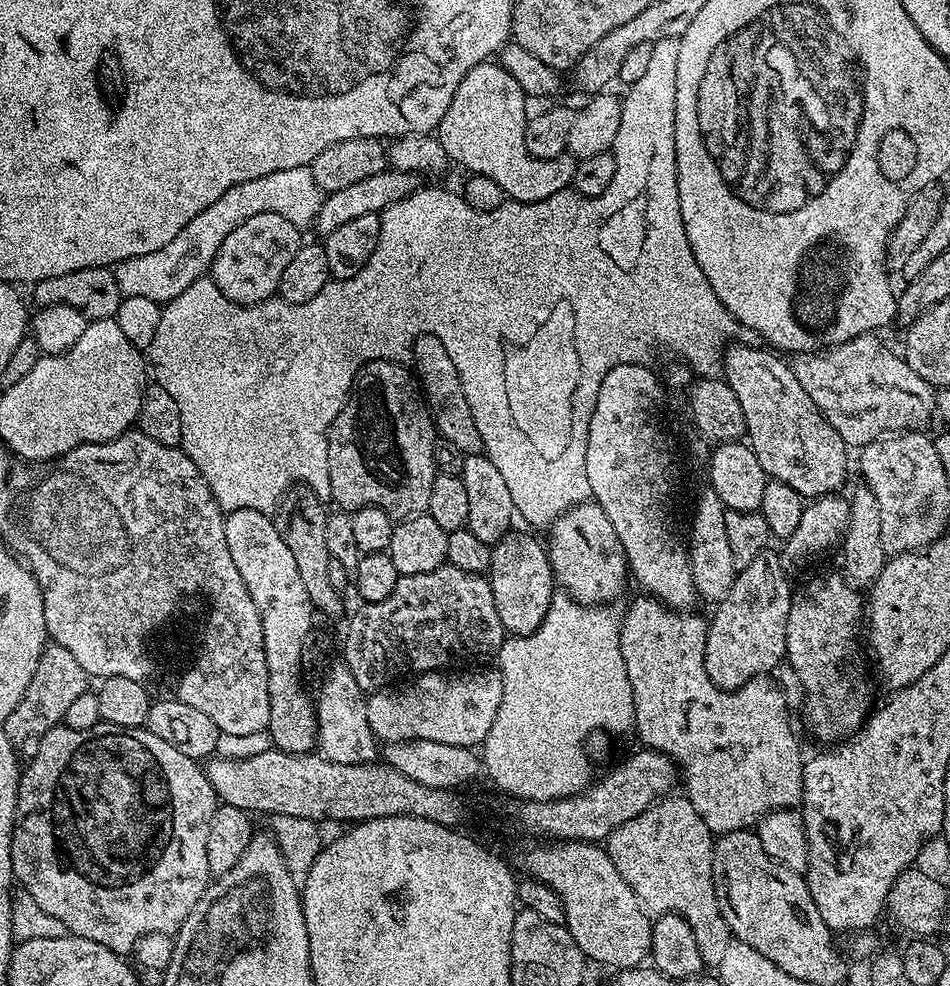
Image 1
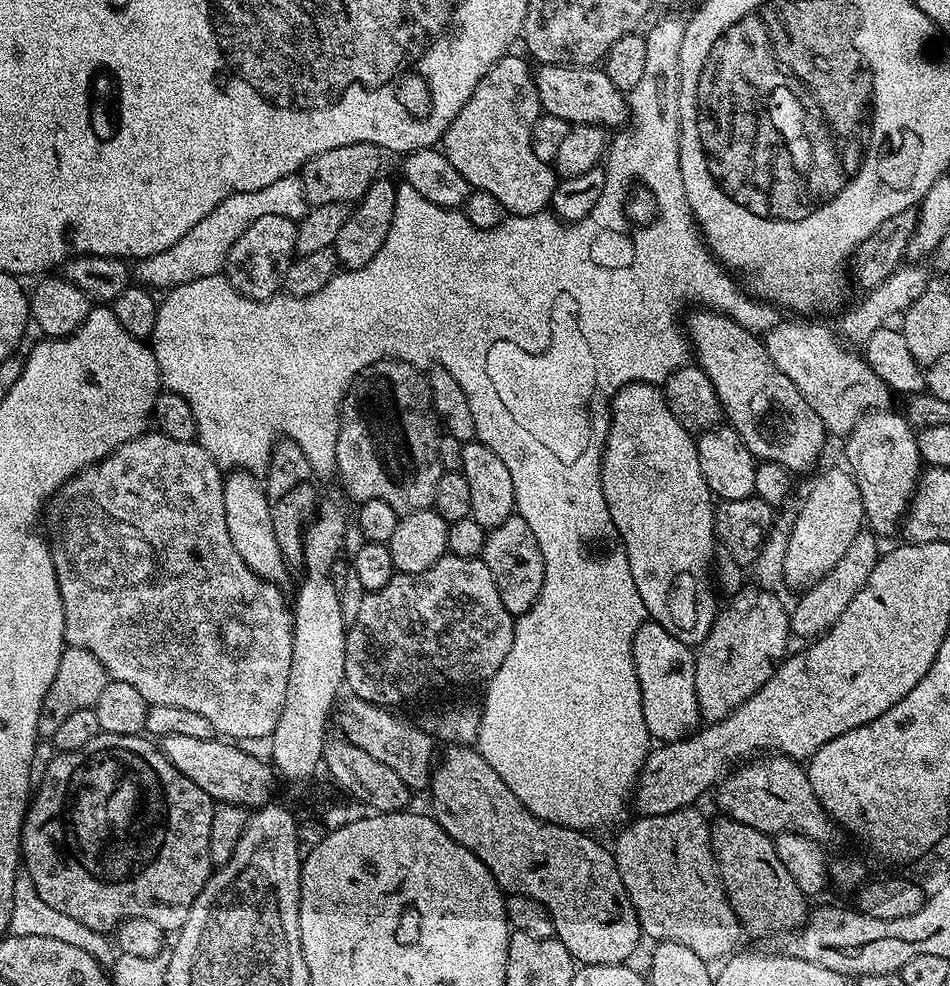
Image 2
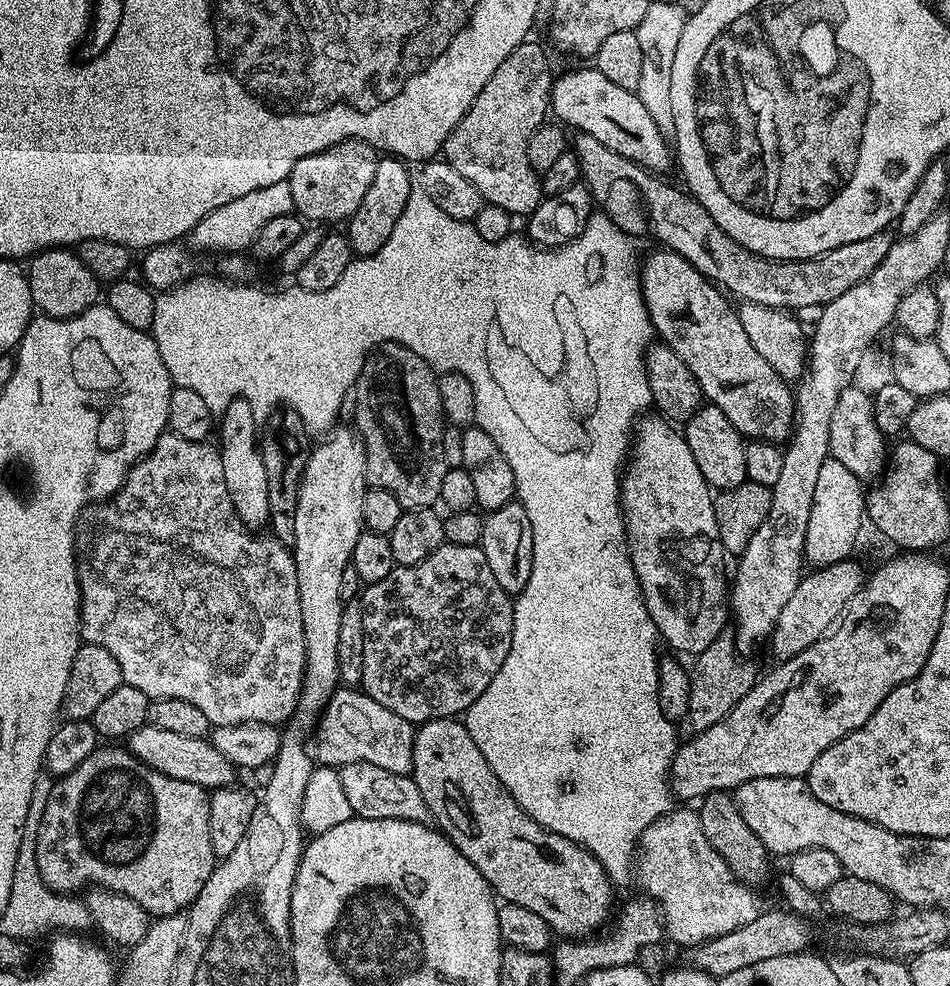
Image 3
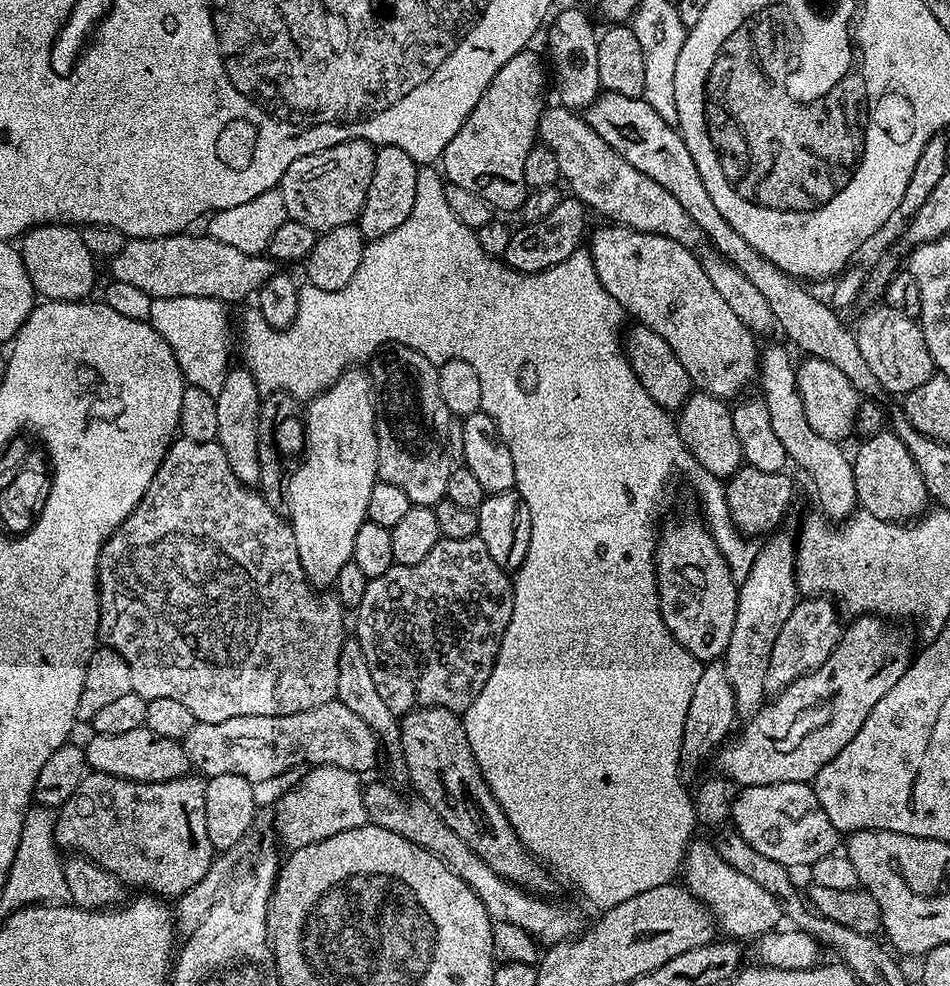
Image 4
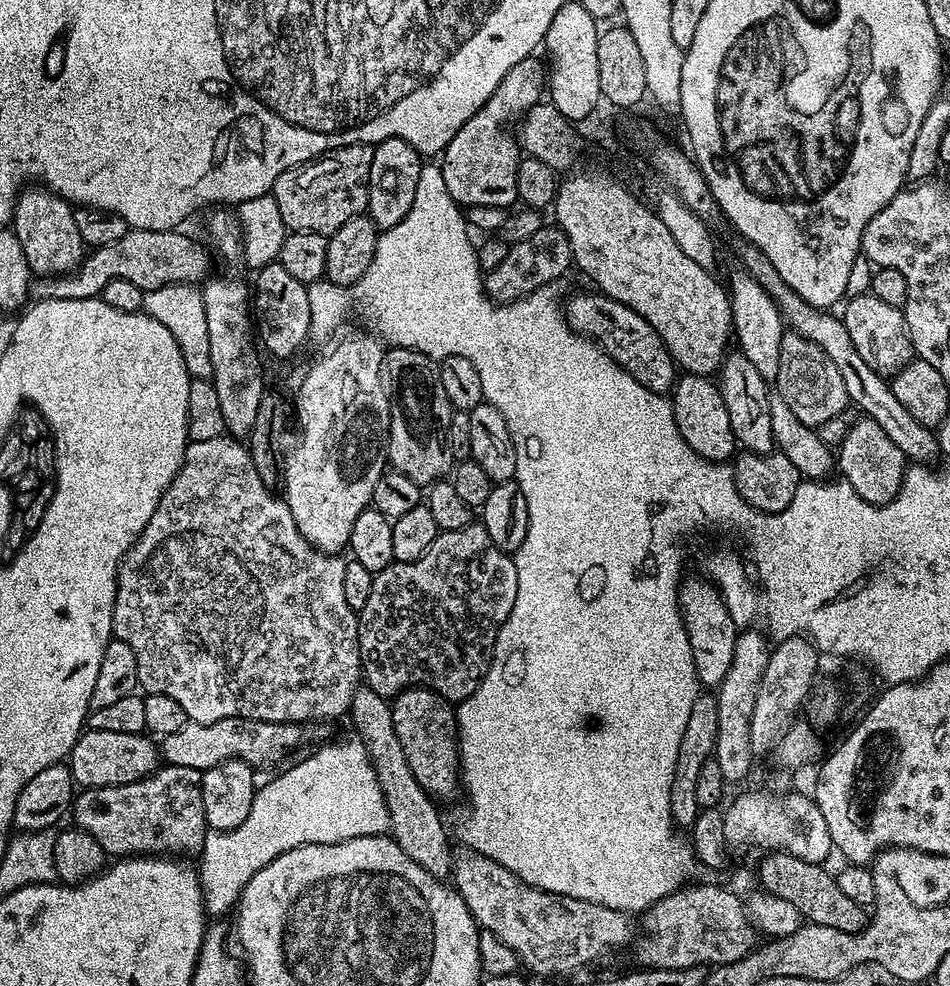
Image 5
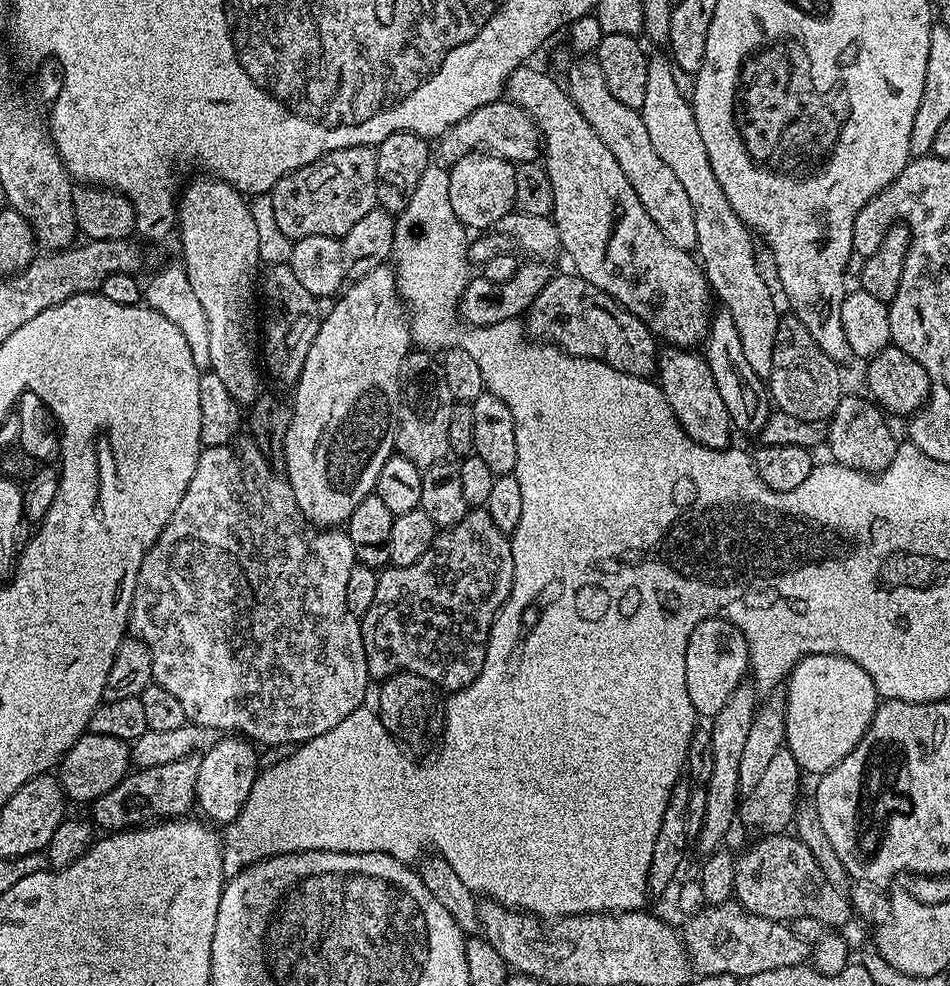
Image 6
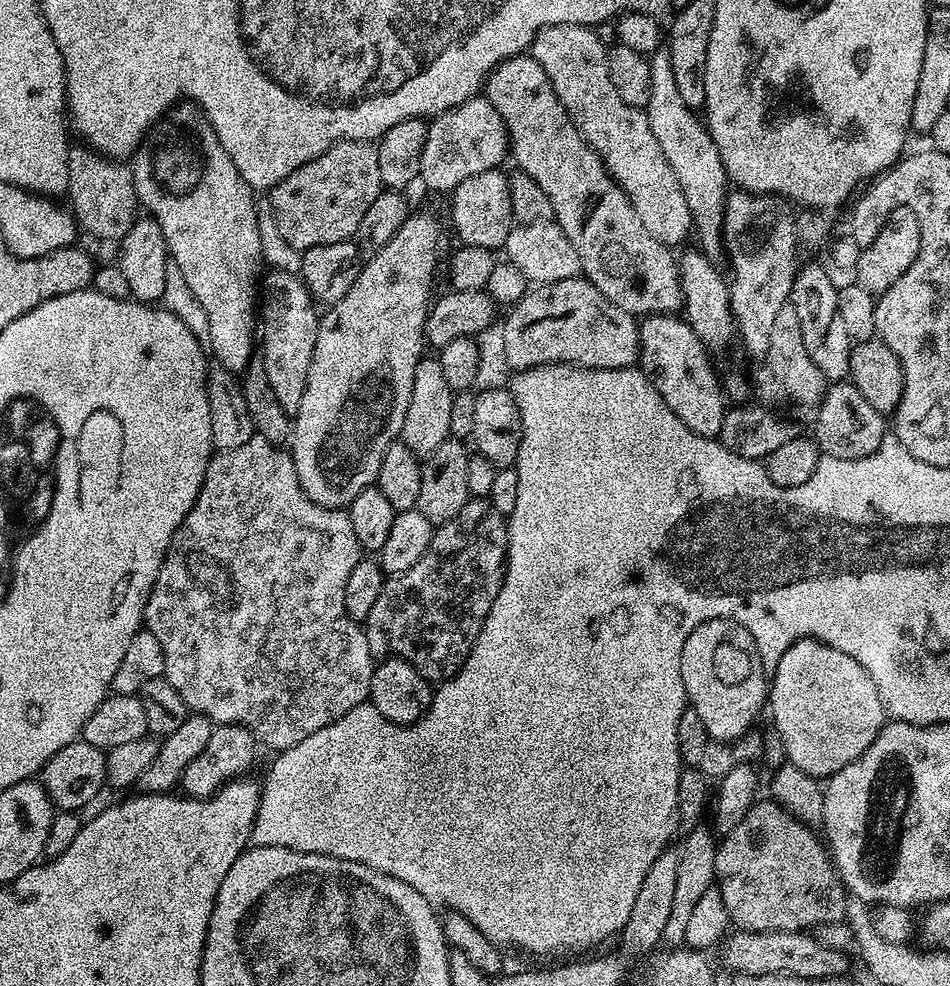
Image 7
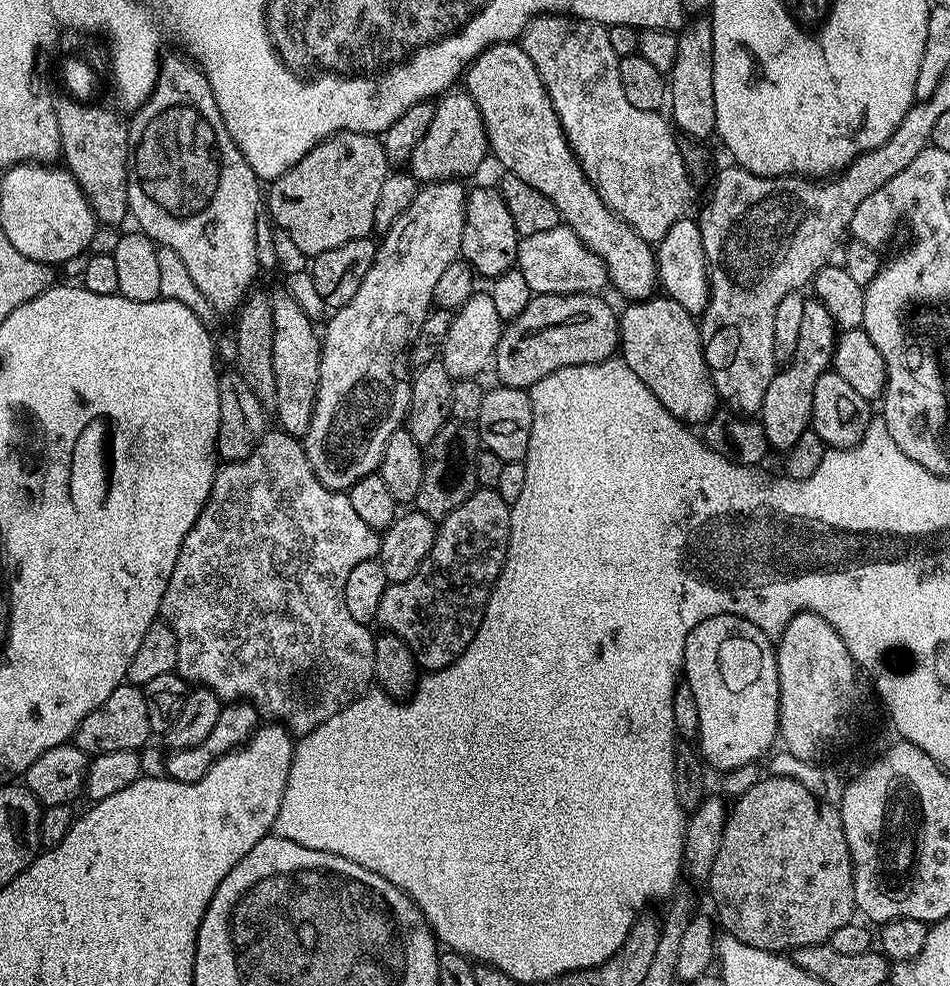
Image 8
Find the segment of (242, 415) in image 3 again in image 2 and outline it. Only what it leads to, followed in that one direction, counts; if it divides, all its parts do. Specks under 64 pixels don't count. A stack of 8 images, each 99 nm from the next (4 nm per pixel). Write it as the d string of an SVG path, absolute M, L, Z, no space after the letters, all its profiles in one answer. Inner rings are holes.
M232 470L224 476L224 505L226 506L226 530L230 530L230 542L234 542L234 550L242 554L242 562L254 570L264 580L281 582L290 574L290 568L285 563L282 551L274 538L274 527L271 526L271 506L269 498L262 487L261 481L253 473L243 470Z

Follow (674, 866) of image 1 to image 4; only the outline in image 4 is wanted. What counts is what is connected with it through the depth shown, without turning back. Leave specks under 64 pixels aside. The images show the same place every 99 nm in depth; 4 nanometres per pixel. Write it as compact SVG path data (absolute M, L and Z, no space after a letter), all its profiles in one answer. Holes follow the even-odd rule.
M712 842L706 844L689 843L688 850L684 854L682 865L682 880L692 895L708 907L717 925L724 928L729 937L752 936L759 938L773 931L776 924L782 920L779 902L771 896L770 892L753 879L748 878L734 866L724 861Z

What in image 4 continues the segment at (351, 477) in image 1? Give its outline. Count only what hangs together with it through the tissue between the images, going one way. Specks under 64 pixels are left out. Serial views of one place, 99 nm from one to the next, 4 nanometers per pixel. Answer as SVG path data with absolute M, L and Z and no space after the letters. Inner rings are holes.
M393 343L384 346L371 357L372 398L376 401L376 438L378 440L377 477L392 486L398 486L410 498L412 505L421 504L427 508L435 506L446 497L446 482L454 467L453 457L446 446L446 430L454 417L442 399L440 369L418 350L410 350L405 344Z

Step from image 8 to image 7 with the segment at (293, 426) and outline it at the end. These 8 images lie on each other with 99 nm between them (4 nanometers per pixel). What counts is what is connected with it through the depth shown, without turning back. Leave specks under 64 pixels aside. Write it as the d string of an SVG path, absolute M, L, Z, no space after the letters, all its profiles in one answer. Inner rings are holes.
M268 270L263 273L262 287L258 292L258 320L262 325L262 359L266 374L269 376L270 387L278 398L289 418L295 417L298 406L302 406L302 390L306 390L306 374L310 374L310 358L314 354L314 342L318 342L318 326L320 316L316 312L317 305L308 293L308 287L294 272L277 272Z

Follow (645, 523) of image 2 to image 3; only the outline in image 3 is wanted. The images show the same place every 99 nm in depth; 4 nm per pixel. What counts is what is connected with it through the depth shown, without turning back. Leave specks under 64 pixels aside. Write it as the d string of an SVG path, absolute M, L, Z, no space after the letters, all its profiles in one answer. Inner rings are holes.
M659 414L645 415L635 425L631 459L620 482L620 507L624 509L624 531L634 574L657 633L674 651L699 654L729 627L730 580L724 577L726 553L714 518L714 490L702 478L702 470L698 470L698 462L694 462L694 454L686 446L683 431L675 432L671 427L675 428Z

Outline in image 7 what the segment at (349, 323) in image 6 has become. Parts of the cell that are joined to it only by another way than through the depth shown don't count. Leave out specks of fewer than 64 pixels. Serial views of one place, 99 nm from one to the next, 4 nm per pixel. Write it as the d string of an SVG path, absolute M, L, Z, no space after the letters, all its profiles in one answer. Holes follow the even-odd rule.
M413 211L402 222L398 234L386 246L382 246L378 251L371 253L363 261L358 278L350 290L337 304L331 305L327 309L328 313L320 316L318 326L318 342L314 342L314 354L310 358L310 374L306 374L306 390L302 390L302 406L298 406L294 419L291 421L290 451L294 470L298 470L298 482L302 482L302 490L316 504L323 508L342 508L347 509L348 505L362 494L362 490L373 487L378 474L378 466L382 466L382 454L399 437L402 430L402 422L406 418L406 410L410 402L412 393L412 379L414 370L418 362L425 355L426 341L424 338L424 323L428 317L430 301L433 299L432 275L436 272L436 263L440 260L440 220L432 212Z

